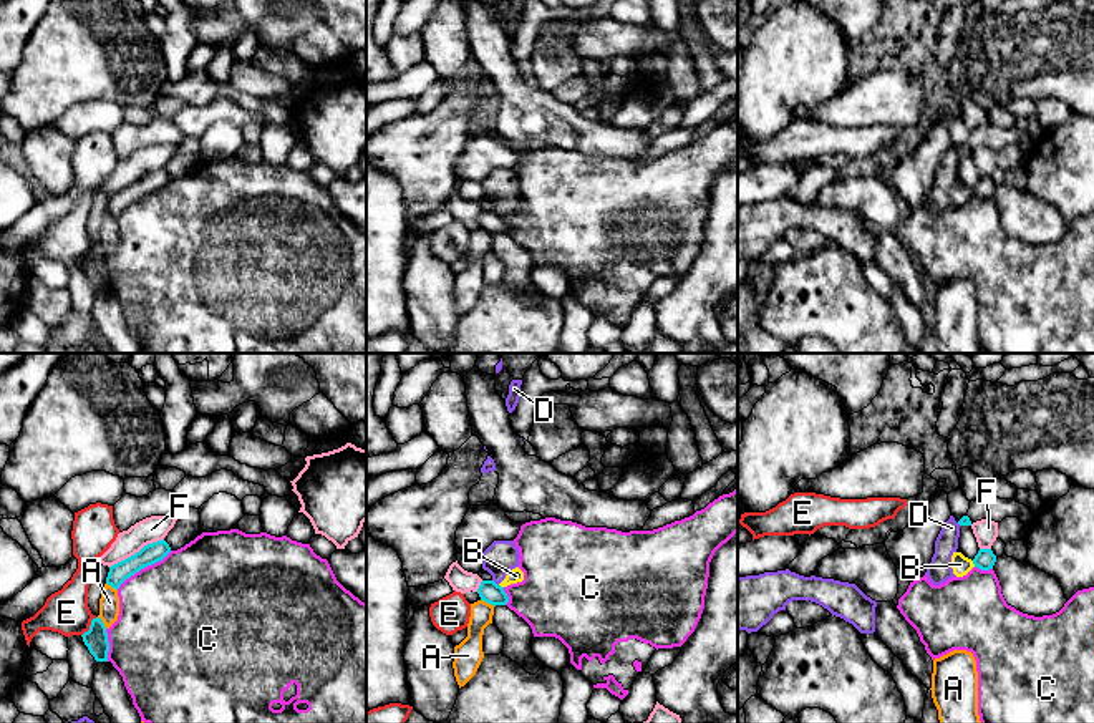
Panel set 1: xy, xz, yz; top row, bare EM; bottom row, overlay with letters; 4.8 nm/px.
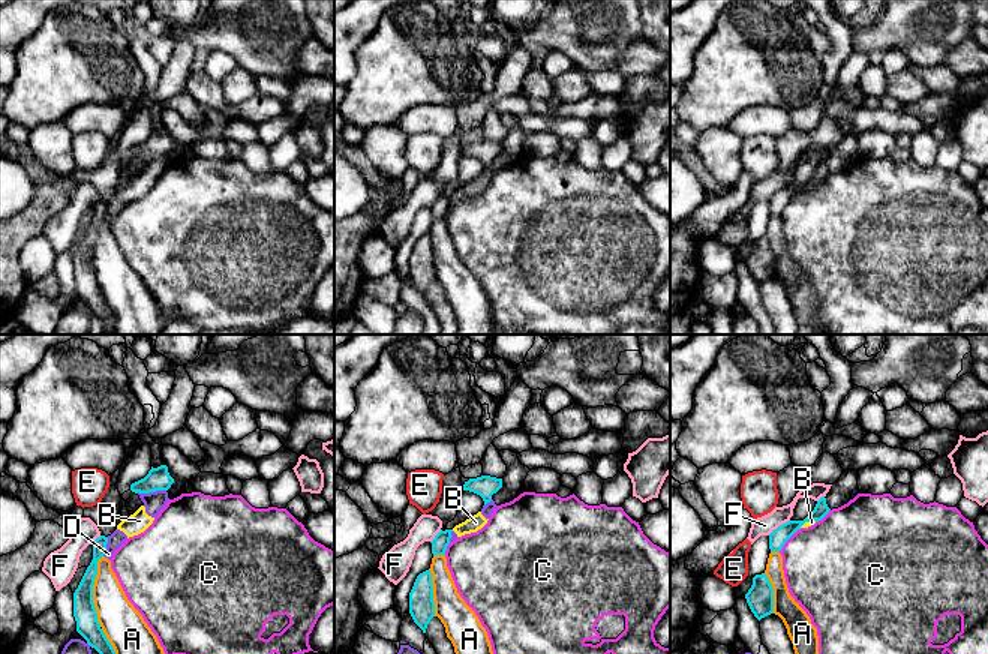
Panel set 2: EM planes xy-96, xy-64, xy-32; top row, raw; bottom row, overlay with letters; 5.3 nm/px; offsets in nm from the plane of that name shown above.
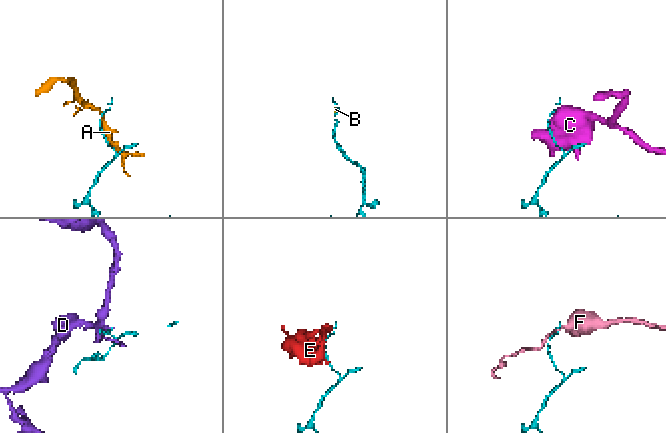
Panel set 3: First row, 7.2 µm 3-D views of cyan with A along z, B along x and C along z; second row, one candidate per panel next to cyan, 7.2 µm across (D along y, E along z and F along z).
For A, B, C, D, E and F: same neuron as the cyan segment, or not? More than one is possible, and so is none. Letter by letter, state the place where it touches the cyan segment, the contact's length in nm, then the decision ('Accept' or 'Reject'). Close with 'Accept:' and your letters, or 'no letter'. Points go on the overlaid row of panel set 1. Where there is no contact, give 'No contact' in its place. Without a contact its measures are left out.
A: Touches cyan at xz (488, 602). Shared border 80 nm. Reject
B: Touches cyan at yz (973, 562). Shared border 40 nm. Reject
C: Touches cyan at xy (143, 567). Shared border 320 nm. Reject
D: Touches cyan at xz (494, 582). Shared border 50 nm. Reject
E: Touches cyan at xy (90, 625). Shared border 120 nm. Reject
F: Touches cyan at xy (136, 553). Shared border 300 nm. Reject
Accept: no letter

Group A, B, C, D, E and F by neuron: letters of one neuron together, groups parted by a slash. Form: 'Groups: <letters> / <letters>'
Groups: A / B D / C / E / F

